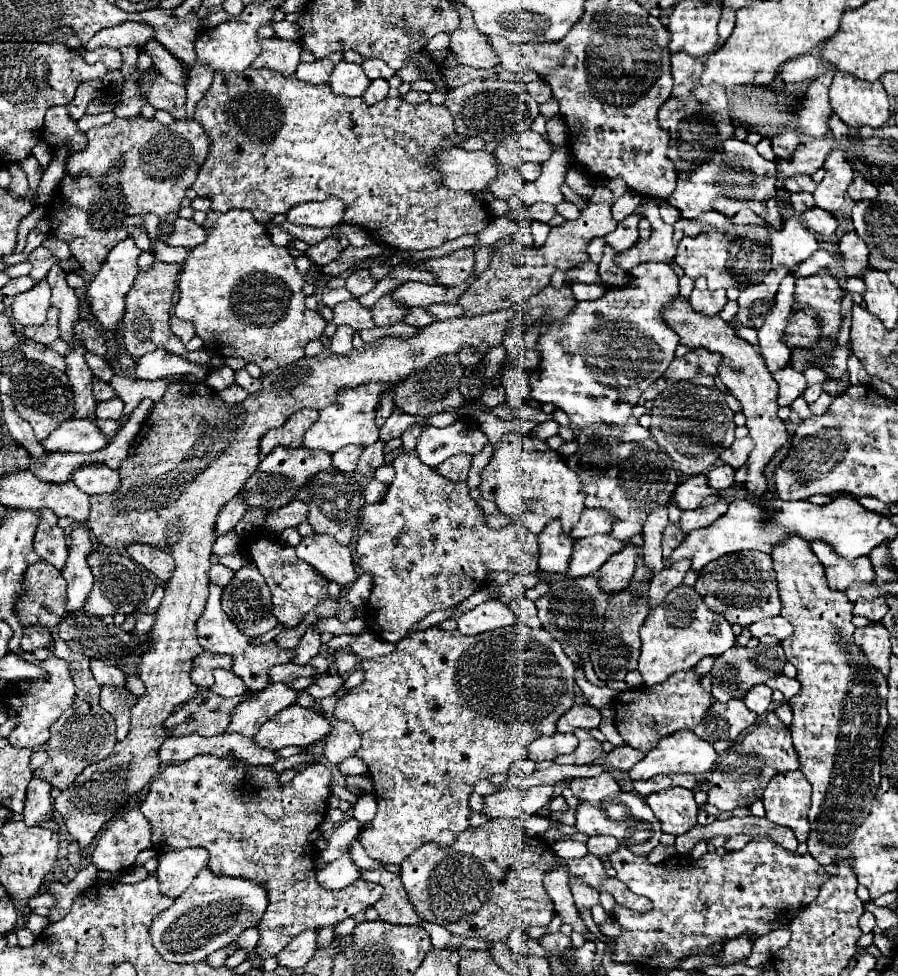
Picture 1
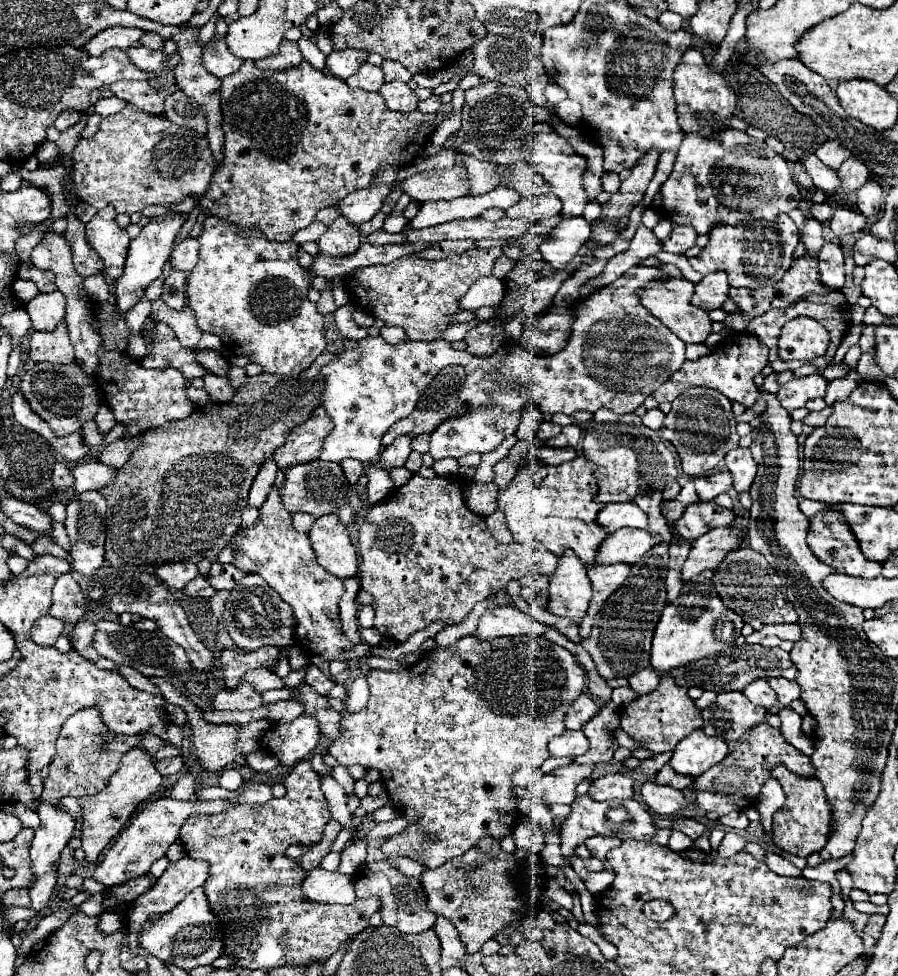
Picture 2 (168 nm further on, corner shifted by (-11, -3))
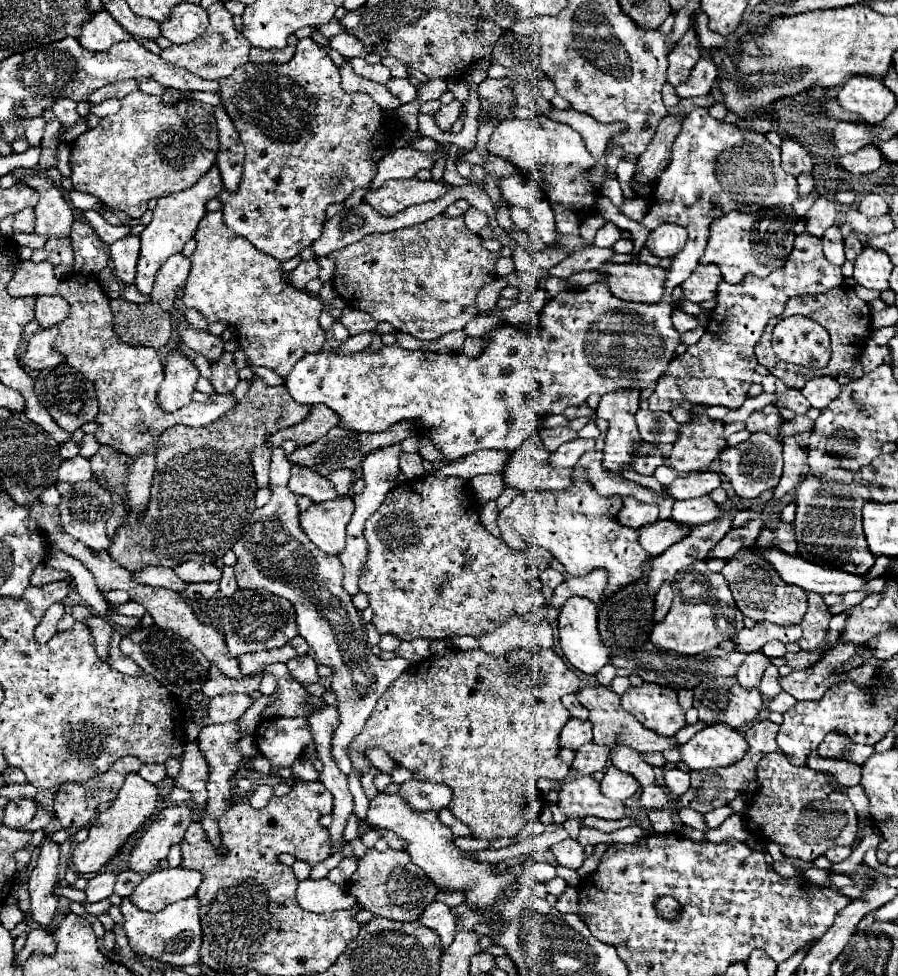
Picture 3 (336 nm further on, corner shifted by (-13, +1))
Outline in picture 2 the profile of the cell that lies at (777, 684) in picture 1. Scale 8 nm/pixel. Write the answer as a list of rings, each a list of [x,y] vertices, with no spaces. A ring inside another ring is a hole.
[[[771,678],[769,686],[777,692],[777,698],[783,706],[789,706],[793,700],[799,698],[801,690],[799,684],[795,680],[787,680],[787,678]]]

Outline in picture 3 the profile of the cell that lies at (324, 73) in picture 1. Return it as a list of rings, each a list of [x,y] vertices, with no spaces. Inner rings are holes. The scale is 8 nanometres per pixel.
[[[347,32],[333,36],[333,38],[331,38],[331,48],[339,50],[345,58],[353,58],[353,56],[363,56],[363,58],[365,58],[365,56],[369,54],[369,52],[365,50],[363,42],[357,40],[357,38],[353,38],[353,36],[347,34]]]

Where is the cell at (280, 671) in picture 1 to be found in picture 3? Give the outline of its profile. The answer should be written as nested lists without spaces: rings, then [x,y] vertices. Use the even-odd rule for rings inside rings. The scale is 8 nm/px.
[[[211,666],[209,670],[209,680],[205,682],[205,686],[201,688],[201,692],[209,698],[219,696],[219,694],[233,694],[233,692],[241,692],[241,694],[251,694],[255,690],[259,690],[261,678],[253,676],[249,680],[231,680],[225,674],[221,674],[221,670],[217,670],[217,666]]]

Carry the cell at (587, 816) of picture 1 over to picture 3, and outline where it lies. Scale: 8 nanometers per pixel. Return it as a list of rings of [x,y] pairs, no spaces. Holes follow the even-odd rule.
[[[571,772],[565,782],[559,786],[559,810],[567,816],[567,818],[585,818],[585,816],[597,816],[597,818],[605,818],[605,820],[617,820],[617,818],[625,818],[627,816],[627,808],[611,798],[605,798],[599,790],[599,782],[585,774],[579,776],[575,772]]]

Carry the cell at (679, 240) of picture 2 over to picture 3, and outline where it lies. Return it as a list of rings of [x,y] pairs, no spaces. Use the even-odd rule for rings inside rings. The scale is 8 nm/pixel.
[[[665,224],[649,232],[645,248],[657,258],[671,258],[687,242],[687,230],[677,224]]]

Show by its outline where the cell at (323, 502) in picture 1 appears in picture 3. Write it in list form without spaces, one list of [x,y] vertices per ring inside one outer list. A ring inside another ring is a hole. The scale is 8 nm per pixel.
[[[293,466],[291,468],[291,480],[289,480],[289,490],[297,496],[309,496],[313,502],[327,502],[337,498],[333,484],[319,476],[317,472],[303,468],[303,466]]]

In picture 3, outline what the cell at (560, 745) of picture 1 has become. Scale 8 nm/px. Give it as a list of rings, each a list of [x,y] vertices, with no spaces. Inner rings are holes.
[[[571,718],[563,732],[561,732],[561,738],[559,738],[559,744],[561,746],[567,746],[567,748],[573,748],[577,750],[579,746],[591,742],[593,736],[591,736],[591,724],[585,720],[577,720],[577,718]]]

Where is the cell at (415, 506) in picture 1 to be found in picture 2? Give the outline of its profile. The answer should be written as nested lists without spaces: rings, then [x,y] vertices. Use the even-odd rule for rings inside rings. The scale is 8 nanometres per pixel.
[[[413,474],[411,480],[397,488],[383,504],[373,506],[359,526],[359,574],[361,588],[373,596],[375,628],[383,638],[393,642],[405,642],[417,630],[427,628],[433,620],[449,624],[461,622],[477,602],[493,596],[511,580],[521,580],[533,574],[551,574],[557,566],[557,556],[547,548],[527,546],[519,542],[501,544],[487,530],[485,518],[471,512],[465,504],[465,492],[471,480],[457,476],[433,476],[423,478]]]

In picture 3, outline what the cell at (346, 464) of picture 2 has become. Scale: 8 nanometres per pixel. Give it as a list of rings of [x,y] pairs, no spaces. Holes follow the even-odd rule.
[[[337,470],[337,472],[329,474],[327,478],[333,482],[337,494],[339,494],[339,496],[345,496],[345,494],[349,494],[349,490],[351,490],[353,476],[355,476],[355,472],[351,472],[351,470]]]

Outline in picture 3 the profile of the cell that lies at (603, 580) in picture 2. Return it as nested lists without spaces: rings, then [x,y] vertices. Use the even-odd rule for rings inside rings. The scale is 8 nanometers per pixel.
[[[593,570],[587,576],[567,576],[563,584],[553,590],[553,598],[549,602],[551,608],[561,608],[571,596],[585,596],[595,604],[601,604],[603,592],[607,586],[607,572]]]

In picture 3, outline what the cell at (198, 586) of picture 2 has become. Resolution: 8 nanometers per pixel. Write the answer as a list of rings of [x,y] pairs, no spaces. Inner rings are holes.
[[[145,568],[145,570],[139,570],[133,580],[137,584],[147,584],[147,586],[161,586],[161,588],[171,588],[171,590],[183,590],[183,586],[187,586],[181,578],[177,578],[177,574],[169,568]]]

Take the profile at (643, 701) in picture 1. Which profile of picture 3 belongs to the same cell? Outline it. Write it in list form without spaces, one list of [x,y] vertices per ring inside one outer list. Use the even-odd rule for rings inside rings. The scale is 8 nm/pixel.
[[[659,684],[631,686],[621,696],[621,706],[645,728],[661,736],[671,736],[685,726],[685,712],[677,702],[677,692]]]

